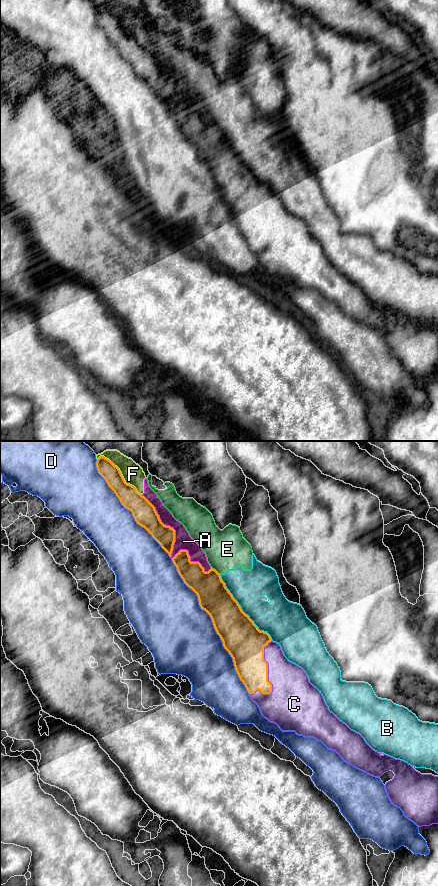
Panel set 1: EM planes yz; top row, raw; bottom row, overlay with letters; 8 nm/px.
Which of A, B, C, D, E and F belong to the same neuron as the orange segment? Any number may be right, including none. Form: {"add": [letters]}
{"add": ["C"]}

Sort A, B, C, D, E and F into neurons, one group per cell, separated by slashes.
A F / B E / C / D

